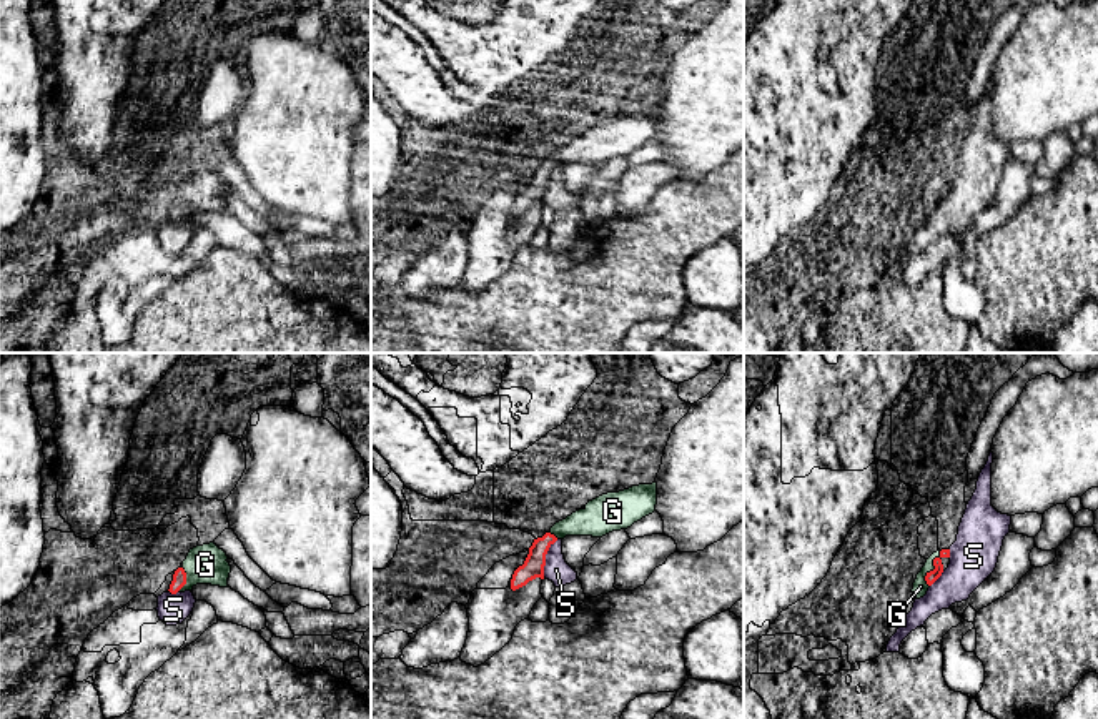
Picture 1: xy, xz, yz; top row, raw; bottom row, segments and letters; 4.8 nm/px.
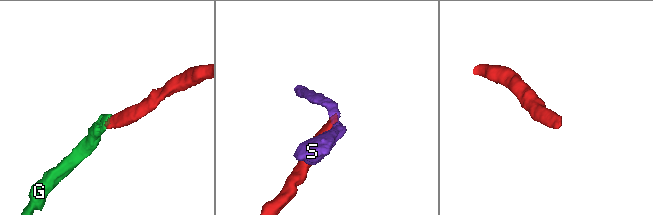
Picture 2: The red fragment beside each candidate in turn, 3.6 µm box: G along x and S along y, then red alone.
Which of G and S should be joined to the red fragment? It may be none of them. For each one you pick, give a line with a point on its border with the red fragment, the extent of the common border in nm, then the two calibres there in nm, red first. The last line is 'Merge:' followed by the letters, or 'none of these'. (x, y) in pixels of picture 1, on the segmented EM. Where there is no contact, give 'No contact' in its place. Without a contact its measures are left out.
G: Touches red at yz (934, 570). Shared border 190 nm. Thickness 60 nm (red) against 70 nm
Merge: G

